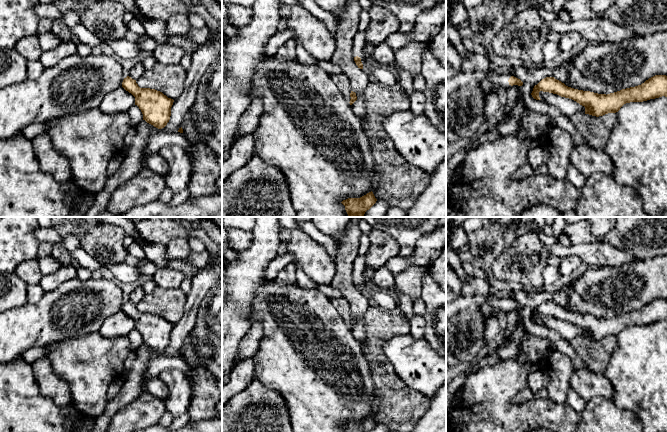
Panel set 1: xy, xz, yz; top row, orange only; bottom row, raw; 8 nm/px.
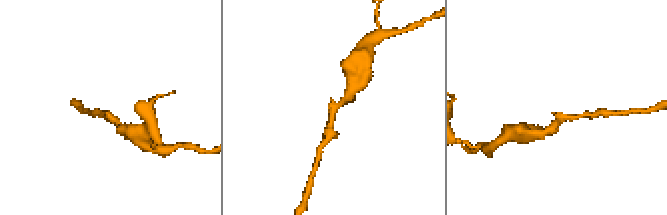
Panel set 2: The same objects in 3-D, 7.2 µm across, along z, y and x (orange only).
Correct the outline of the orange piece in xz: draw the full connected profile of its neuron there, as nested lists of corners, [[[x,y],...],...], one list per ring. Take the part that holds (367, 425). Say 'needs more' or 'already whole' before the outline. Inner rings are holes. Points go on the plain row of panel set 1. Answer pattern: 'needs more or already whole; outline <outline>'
already whole; outline [[[371,415],[360,422],[348,422],[343,424],[341,427],[345,432],[371,432],[376,425],[377,423]]]

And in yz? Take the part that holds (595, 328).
already whole; outline [[[655,299],[641,309],[607,319],[574,313],[554,301],[546,301],[534,310],[531,317],[532,321],[541,324],[539,321],[540,315],[572,323],[585,331],[585,338],[599,341],[618,336],[626,327],[643,326],[662,320],[667,321],[667,300]]]

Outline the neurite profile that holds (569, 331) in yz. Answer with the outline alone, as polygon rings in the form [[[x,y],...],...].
[[[539,316],[541,325],[558,332],[564,339],[585,338],[585,331],[576,325],[549,316]]]

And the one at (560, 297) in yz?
[[[574,278],[569,280],[566,285],[562,286],[555,293],[552,293],[550,288],[543,288],[540,290],[521,289],[515,291],[511,299],[520,303],[523,307],[530,307],[533,310],[537,309],[546,301],[554,301],[555,303],[564,307],[567,303],[569,293],[573,287],[573,283]]]

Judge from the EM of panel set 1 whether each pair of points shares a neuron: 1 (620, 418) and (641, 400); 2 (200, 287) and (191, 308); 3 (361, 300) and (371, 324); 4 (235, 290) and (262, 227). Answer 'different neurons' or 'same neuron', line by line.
1: different neurons
2: same neuron
3: different neurons
4: same neuron

